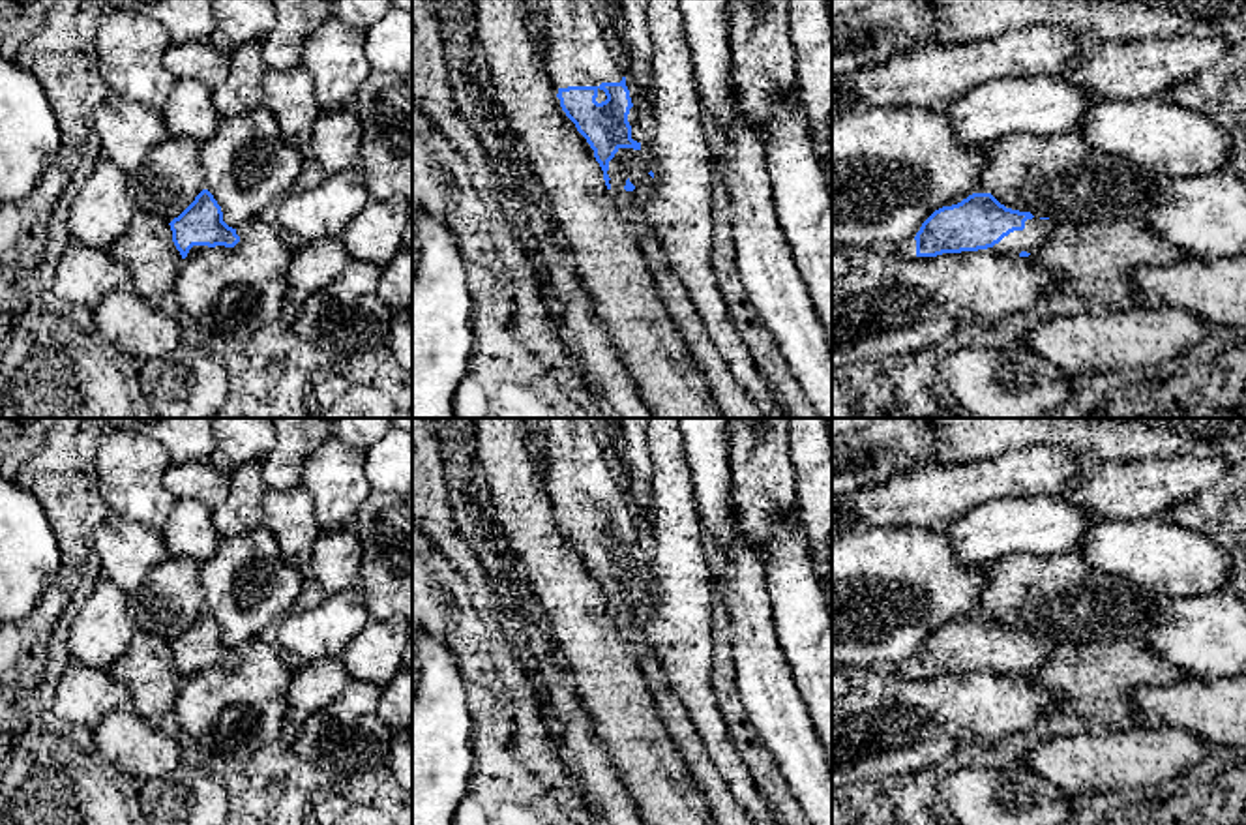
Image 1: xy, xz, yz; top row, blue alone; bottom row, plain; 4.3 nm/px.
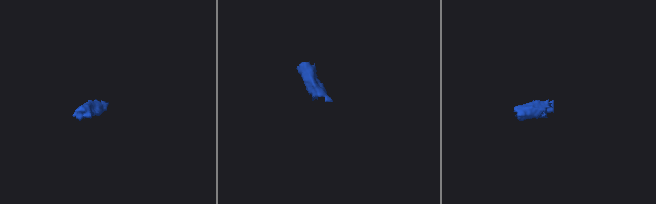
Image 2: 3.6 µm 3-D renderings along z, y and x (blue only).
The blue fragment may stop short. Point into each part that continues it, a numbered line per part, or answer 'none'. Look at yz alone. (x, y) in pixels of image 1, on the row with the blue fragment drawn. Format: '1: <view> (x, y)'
1: yz (1037, 231)
2: yz (907, 248)

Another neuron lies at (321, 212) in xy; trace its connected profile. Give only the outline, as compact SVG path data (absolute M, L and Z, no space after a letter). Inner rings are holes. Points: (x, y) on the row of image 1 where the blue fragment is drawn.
M349 169L328 174L317 188L281 197L277 223L304 242L334 238L367 202L362 171Z

